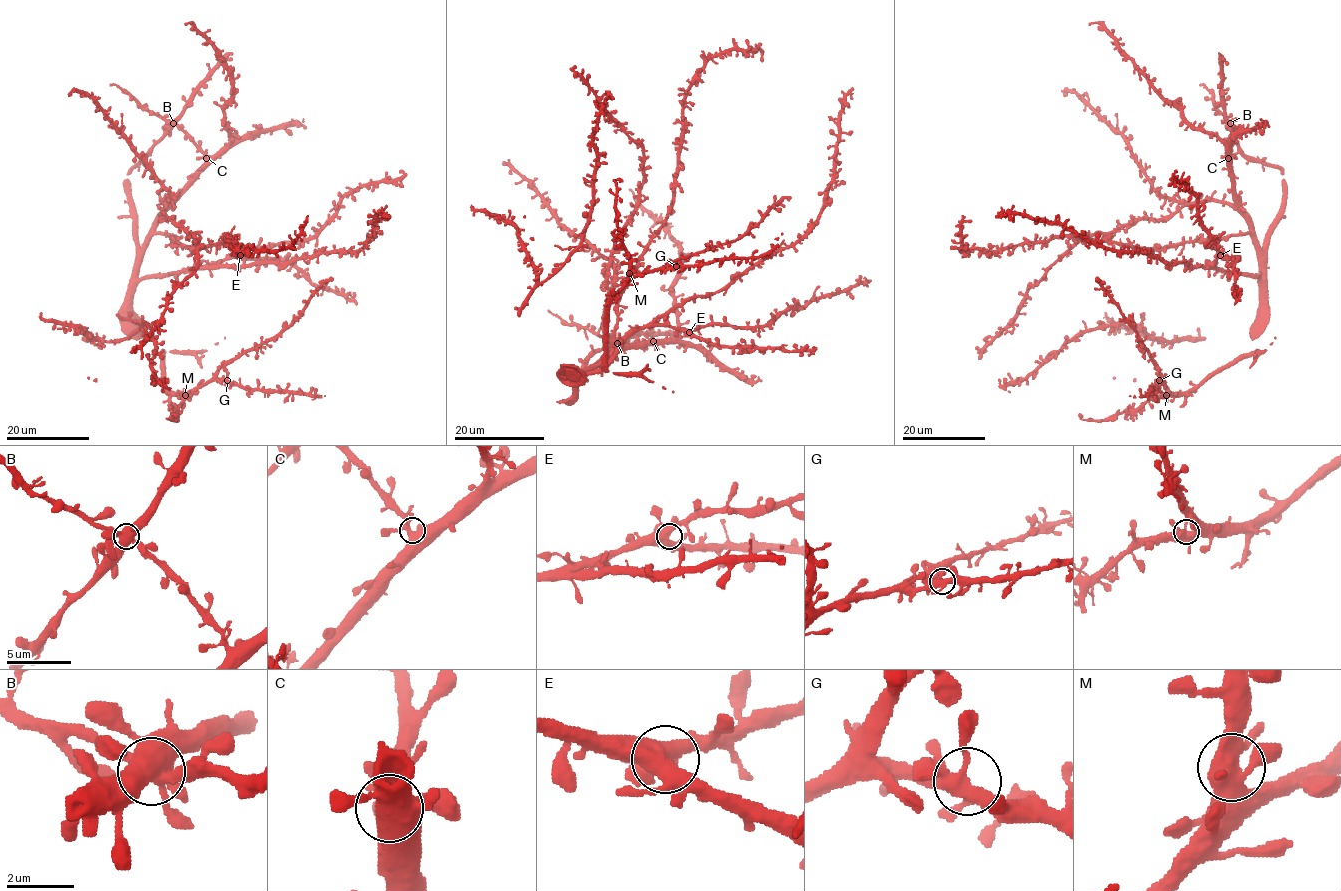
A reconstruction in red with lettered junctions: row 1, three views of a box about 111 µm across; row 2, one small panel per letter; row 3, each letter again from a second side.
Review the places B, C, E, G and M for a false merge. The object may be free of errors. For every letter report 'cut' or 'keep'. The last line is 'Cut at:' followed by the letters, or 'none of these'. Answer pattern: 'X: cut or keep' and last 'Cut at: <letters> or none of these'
B: keep
C: keep
E: keep
G: keep
M: keep
Cut at: none of these

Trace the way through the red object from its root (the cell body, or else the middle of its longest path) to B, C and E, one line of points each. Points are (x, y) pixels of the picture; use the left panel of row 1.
B: (172, 219), (164, 216), (165, 205), (161, 201), (168, 204), (205, 161), (204, 153), (173, 122)
C: (172, 219), (164, 216), (165, 205), (161, 201), (168, 204), (206, 158)
E: (172, 219), (164, 216), (161, 201), (164, 210), (153, 226), (138, 279), (179, 274), (240, 255)

